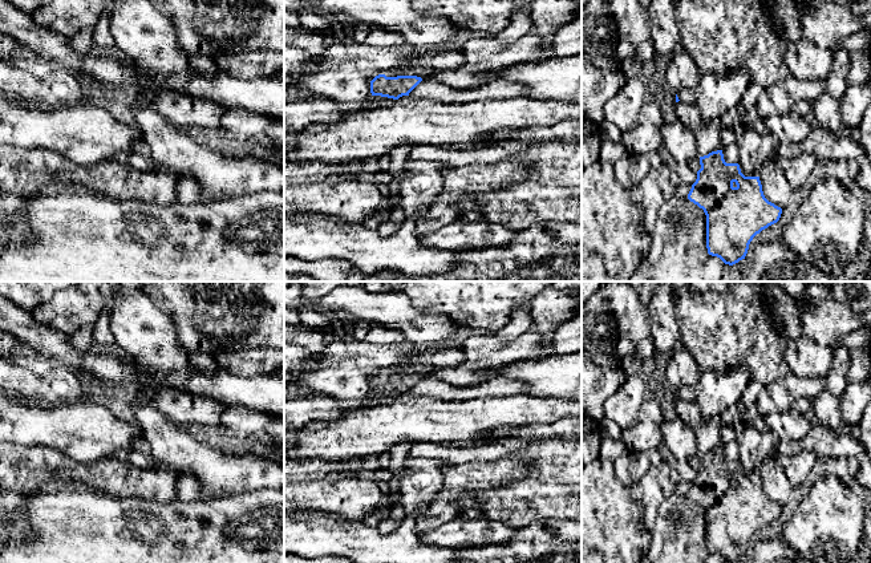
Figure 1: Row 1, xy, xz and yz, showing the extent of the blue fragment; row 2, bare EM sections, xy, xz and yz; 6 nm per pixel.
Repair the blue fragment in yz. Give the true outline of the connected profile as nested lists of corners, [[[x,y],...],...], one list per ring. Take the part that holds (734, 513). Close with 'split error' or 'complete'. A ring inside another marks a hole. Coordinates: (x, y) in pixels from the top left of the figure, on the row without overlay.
[[[722,447],[700,454],[700,462],[688,497],[706,513],[708,551],[733,563],[745,556],[749,542],[757,531],[779,518],[782,506],[765,495],[759,474],[745,474],[738,461],[725,459]]]; complete

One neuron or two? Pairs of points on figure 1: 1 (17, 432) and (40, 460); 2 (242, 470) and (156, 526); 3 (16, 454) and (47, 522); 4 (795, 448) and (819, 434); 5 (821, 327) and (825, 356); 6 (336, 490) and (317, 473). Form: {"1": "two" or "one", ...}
{"1": "two", "2": "two", "3": "two", "4": "one", "5": "two", "6": "two"}

